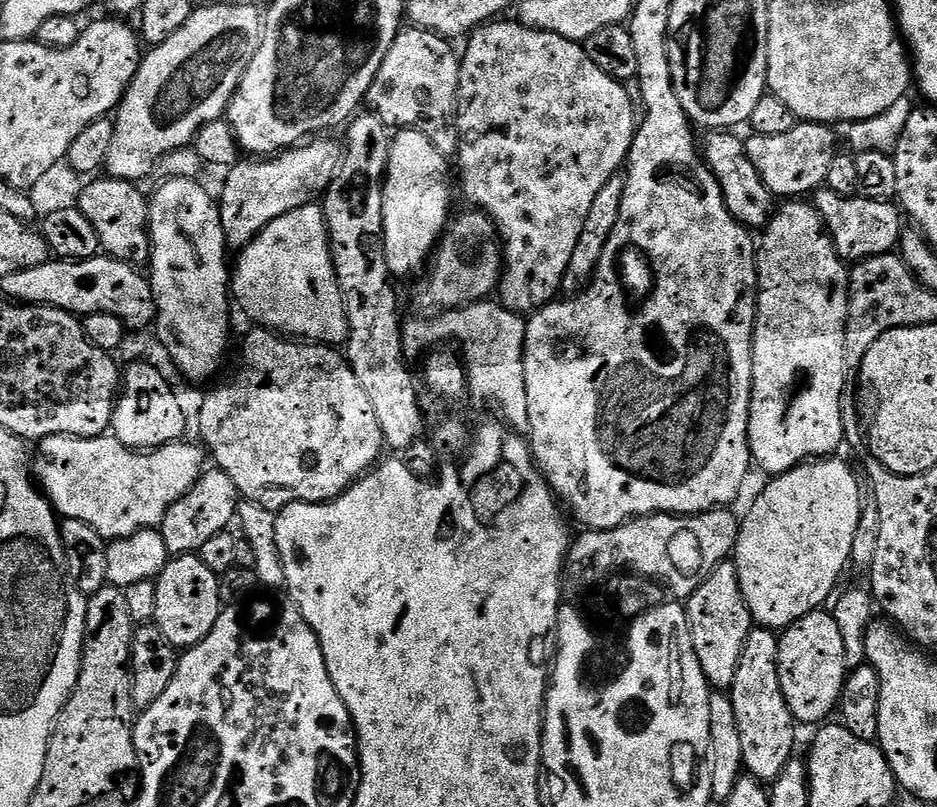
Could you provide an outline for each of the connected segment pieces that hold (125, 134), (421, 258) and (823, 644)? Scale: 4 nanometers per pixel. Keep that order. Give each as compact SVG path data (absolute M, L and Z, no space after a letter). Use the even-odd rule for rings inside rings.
M208 4L205 8L197 7L192 16L166 42L155 45L151 50L143 53L140 61L140 68L136 76L132 79L132 85L124 92L124 99L120 101L119 108L114 113L114 142L110 142L110 154L106 158L104 168L107 175L113 180L131 180L141 182L156 171L156 165L172 152L177 152L180 148L189 147L195 141L196 136L208 124L213 124L215 120L221 119L227 113L228 103L232 101L232 96L236 92L236 87L242 82L250 62L254 62L254 54L258 54L260 40L264 36L264 22L262 12L259 12L252 4ZM232 30L232 50L238 44L238 54L240 54L240 72L238 76L230 76L230 80L224 80L214 96L210 96L202 104L200 118L186 118L184 120L184 132L176 132L176 140L164 138L166 134L158 132L156 126L152 124L152 104L154 98L160 90L160 76L170 76L180 64L184 64L186 58L190 58L194 52L198 52L202 46L206 46L214 36L220 32Z
M405 128L392 136L388 173L384 175L382 226L384 227L384 257L388 263L389 273L393 277L416 276L420 271L423 273L426 265L433 259L440 237L444 235L450 223L448 207L452 204L452 192L448 189L448 164L444 160L447 160L445 153L436 147L429 133L415 128Z
M831 611L811 612L783 629L778 650L778 674L786 706L790 706L792 716L801 725L819 725L831 717L828 716L831 712L833 715L837 711L846 667L841 631Z

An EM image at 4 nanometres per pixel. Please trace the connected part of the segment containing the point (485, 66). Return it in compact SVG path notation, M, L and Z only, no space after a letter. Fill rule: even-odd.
M501 19L499 22L485 23L483 26L476 28L475 31L467 37L468 49L462 52L460 56L460 89L456 95L458 101L458 111L454 116L454 128L458 133L458 157L460 156L460 188L464 191L464 196L469 200L473 209L485 212L496 224L496 230L500 234L502 247L504 250L504 271L501 275L498 285L498 300L504 307L517 314L531 314L544 307L545 304L553 303L557 299L558 293L561 291L564 275L566 274L566 266L570 266L570 254L574 254L574 246L578 246L578 238L582 238L582 226L586 226L586 214L590 214L590 206L594 206L594 198L598 198L598 193L602 191L602 186L606 186L606 182L610 182L612 176L617 175L625 167L628 151L632 148L632 139L636 136L638 127L638 112L632 109L632 100L628 97L628 92L621 81L610 78L610 74L606 74L602 70L598 70L598 66L594 66L594 62L590 62L590 58L586 54L583 43L575 40L567 40L558 34L550 34L543 32L537 28L527 28L525 24Z

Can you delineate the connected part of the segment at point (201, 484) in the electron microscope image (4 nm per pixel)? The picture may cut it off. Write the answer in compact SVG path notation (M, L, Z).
M208 470L201 475L197 484L189 490L170 510L166 510L164 521L160 523L159 531L166 542L169 557L186 556L199 553L200 547L214 534L225 531L228 524L238 516L238 493L234 482L226 473L219 470Z

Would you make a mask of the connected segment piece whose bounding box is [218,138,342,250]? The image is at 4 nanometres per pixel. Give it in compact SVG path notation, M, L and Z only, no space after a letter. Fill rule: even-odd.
M312 138L301 143L295 148L287 149L271 158L256 158L253 164L237 162L232 165L228 176L224 180L224 193L218 196L220 206L220 217L222 218L222 230L224 231L224 242L229 249L242 250L271 220L277 220L296 208L319 201L324 191L332 185L333 178L340 170L342 159L342 148L338 143L328 138Z

